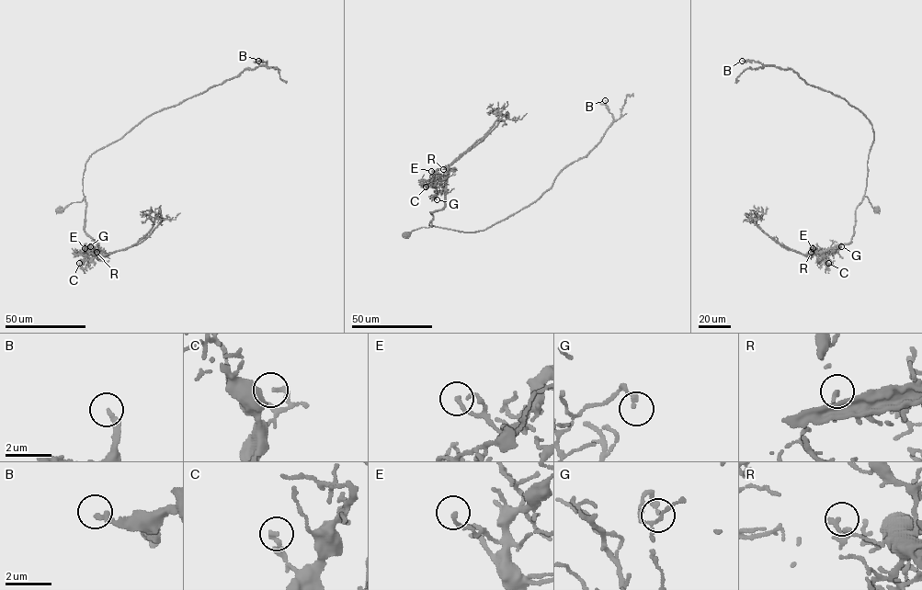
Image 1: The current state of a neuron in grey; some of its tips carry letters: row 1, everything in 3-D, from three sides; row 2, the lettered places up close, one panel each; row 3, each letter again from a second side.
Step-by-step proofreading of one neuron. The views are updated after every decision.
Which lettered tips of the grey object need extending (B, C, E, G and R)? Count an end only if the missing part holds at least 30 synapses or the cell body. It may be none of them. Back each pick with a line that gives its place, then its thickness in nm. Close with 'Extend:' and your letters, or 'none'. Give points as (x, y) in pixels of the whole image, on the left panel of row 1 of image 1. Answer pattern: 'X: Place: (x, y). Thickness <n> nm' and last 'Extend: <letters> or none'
Extend: none

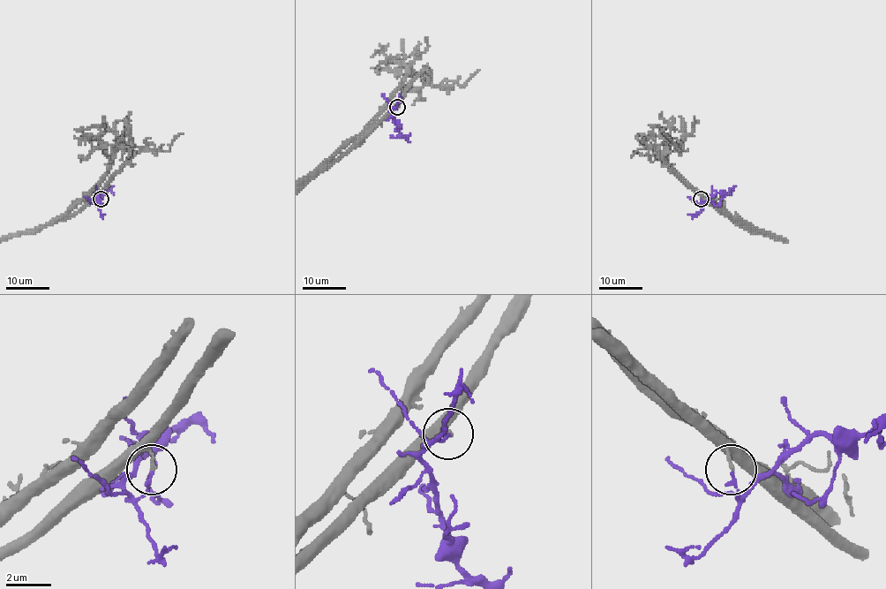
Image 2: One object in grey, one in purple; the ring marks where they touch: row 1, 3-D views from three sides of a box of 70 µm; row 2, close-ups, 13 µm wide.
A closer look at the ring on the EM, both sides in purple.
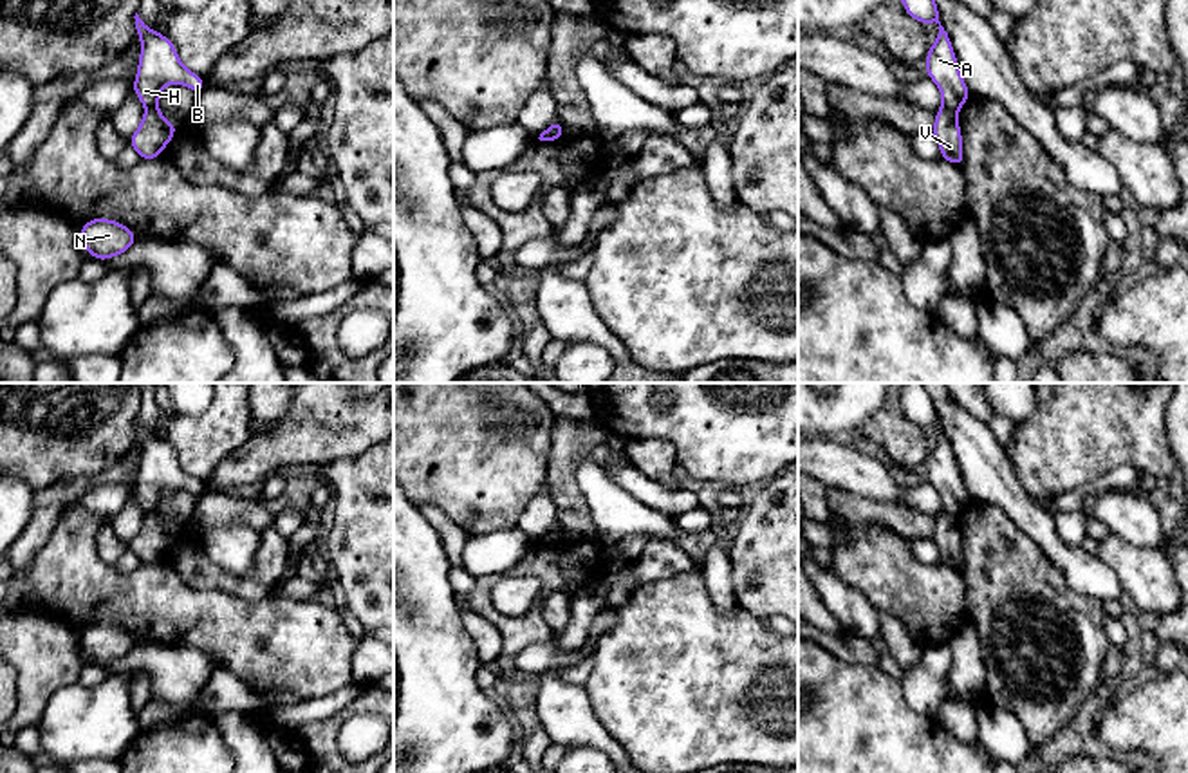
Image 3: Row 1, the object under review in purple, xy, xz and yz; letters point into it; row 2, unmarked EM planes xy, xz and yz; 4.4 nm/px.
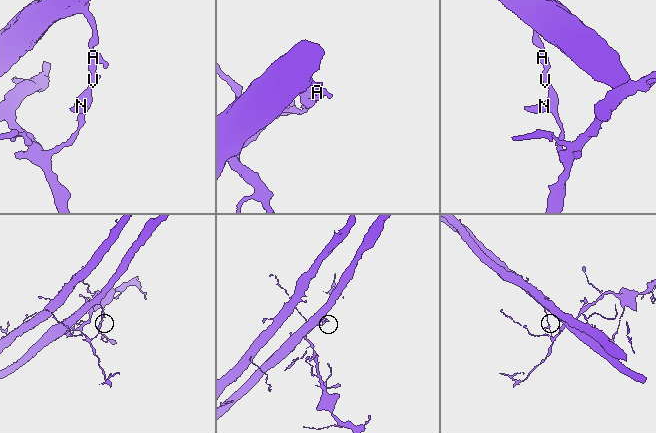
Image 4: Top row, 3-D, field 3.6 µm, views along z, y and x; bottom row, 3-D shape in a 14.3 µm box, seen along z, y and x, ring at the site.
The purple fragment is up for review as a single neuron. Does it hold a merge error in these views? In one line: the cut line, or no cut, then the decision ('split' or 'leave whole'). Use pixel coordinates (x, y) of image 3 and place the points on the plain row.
cut in yz along (943, 510), (955, 517); split

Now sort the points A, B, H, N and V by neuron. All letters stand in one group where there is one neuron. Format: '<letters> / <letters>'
A B H / N V

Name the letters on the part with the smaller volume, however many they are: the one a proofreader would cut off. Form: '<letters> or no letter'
N, V

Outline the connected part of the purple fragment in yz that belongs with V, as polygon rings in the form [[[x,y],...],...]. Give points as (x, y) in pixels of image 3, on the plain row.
[[[941,511],[935,518],[932,540],[939,547],[941,563],[946,563],[961,573],[964,569],[964,558],[959,518]]]

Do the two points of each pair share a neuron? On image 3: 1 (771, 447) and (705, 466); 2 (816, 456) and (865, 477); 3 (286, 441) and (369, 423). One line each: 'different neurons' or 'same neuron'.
1: same neuron
2: same neuron
3: same neuron

